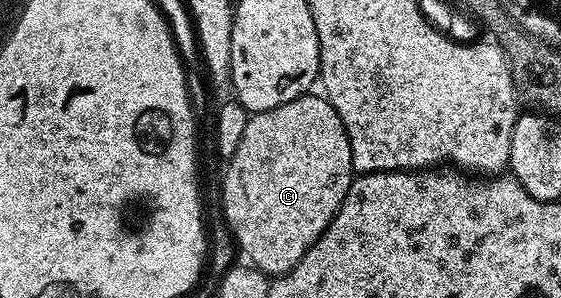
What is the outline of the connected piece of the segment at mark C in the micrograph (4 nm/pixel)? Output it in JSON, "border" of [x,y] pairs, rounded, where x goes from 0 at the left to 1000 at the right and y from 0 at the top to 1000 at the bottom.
{"border":[[[540,319],[520,332],[520,346],[506,346],[499,359],[485,359],[478,372],[444,383],[439,396],[435,453],[428,453],[428,493],[421,493],[417,517],[408,527],[405,554],[410,557],[405,560],[403,597],[396,607],[396,634],[392,634],[394,705],[401,725],[403,752],[415,785],[422,832],[430,846],[431,836],[439,846],[437,872],[444,886],[476,923],[512,916],[520,896],[528,896],[528,883],[535,883],[535,869],[545,852],[549,829],[556,829],[556,815],[563,815],[563,802],[585,762],[585,748],[592,748],[604,695],[613,681],[613,654],[620,654],[620,628],[629,614],[635,591],[631,550],[627,547],[627,493],[620,480],[613,413],[606,413],[606,386],[599,386],[592,346],[581,336],[579,322],[560,322]]]}

